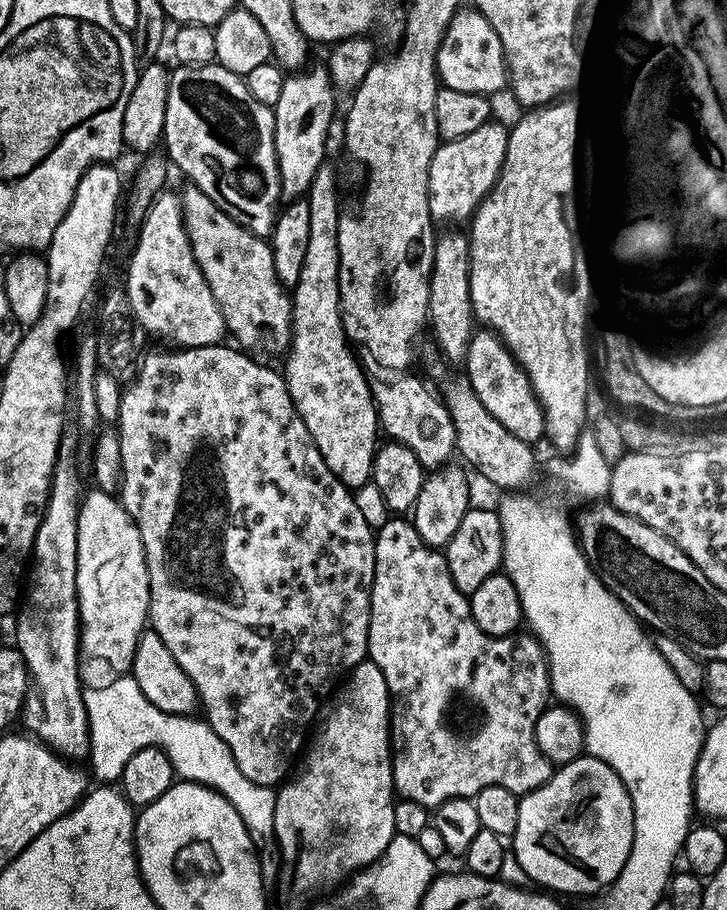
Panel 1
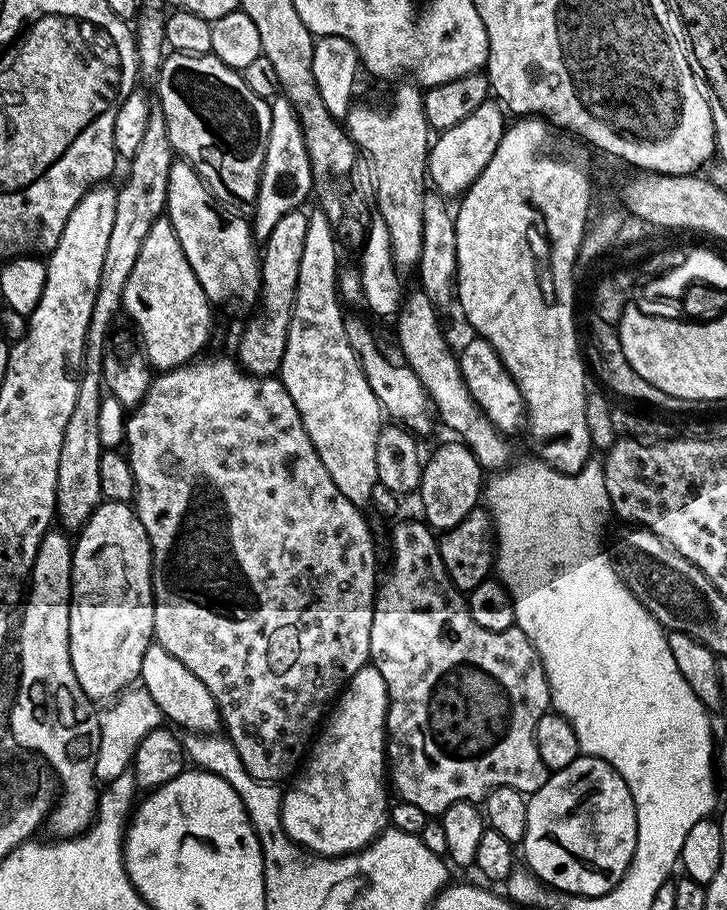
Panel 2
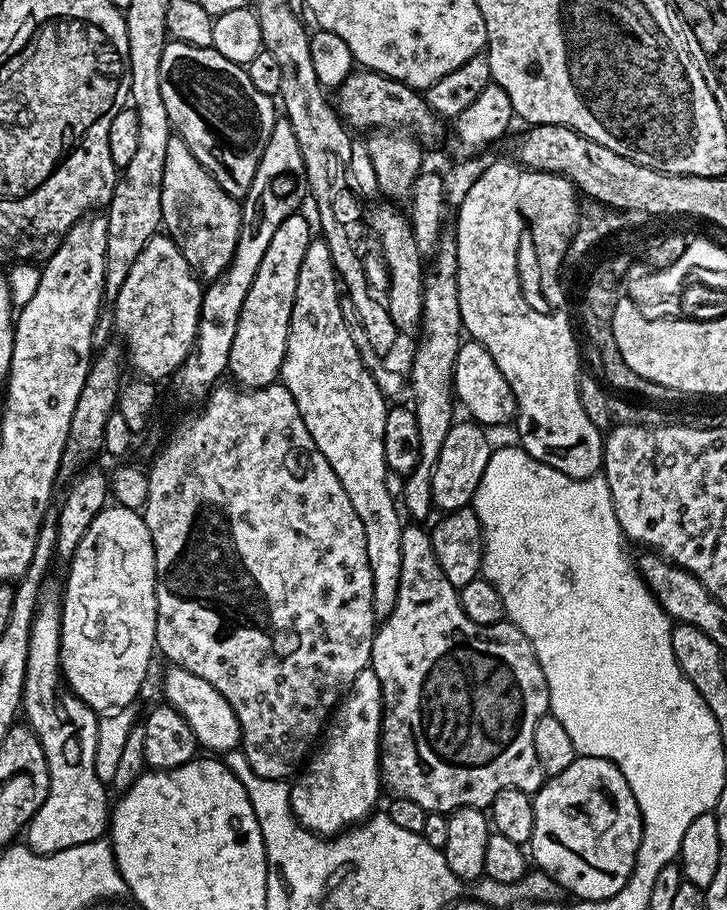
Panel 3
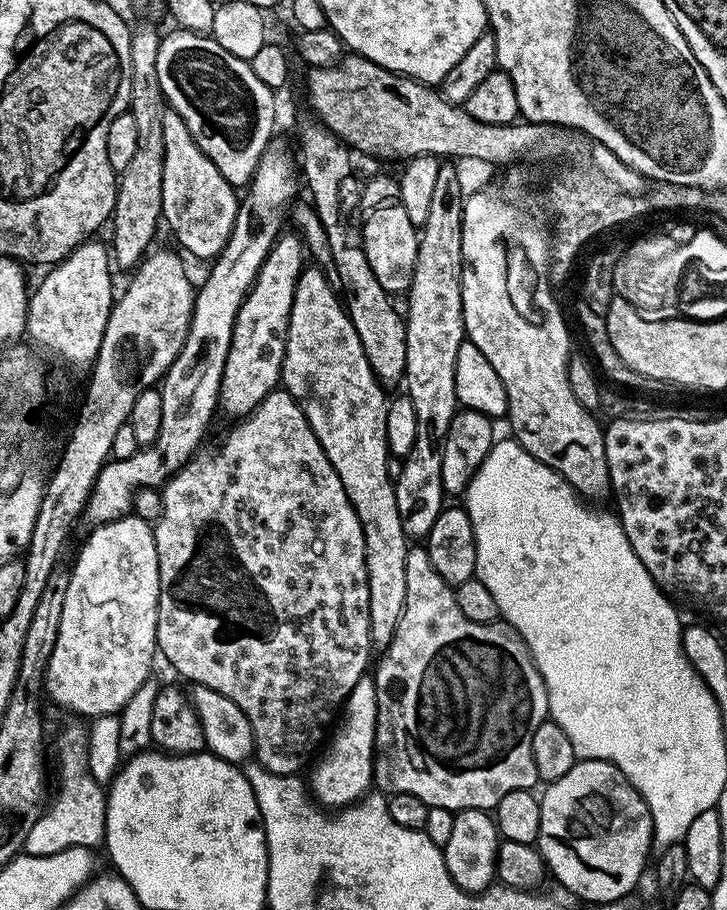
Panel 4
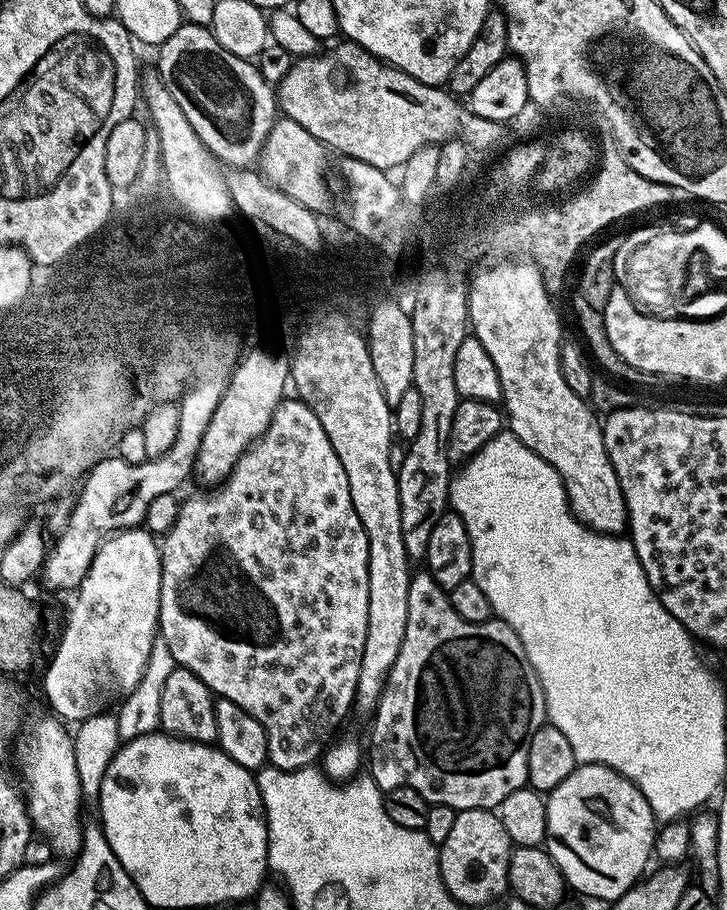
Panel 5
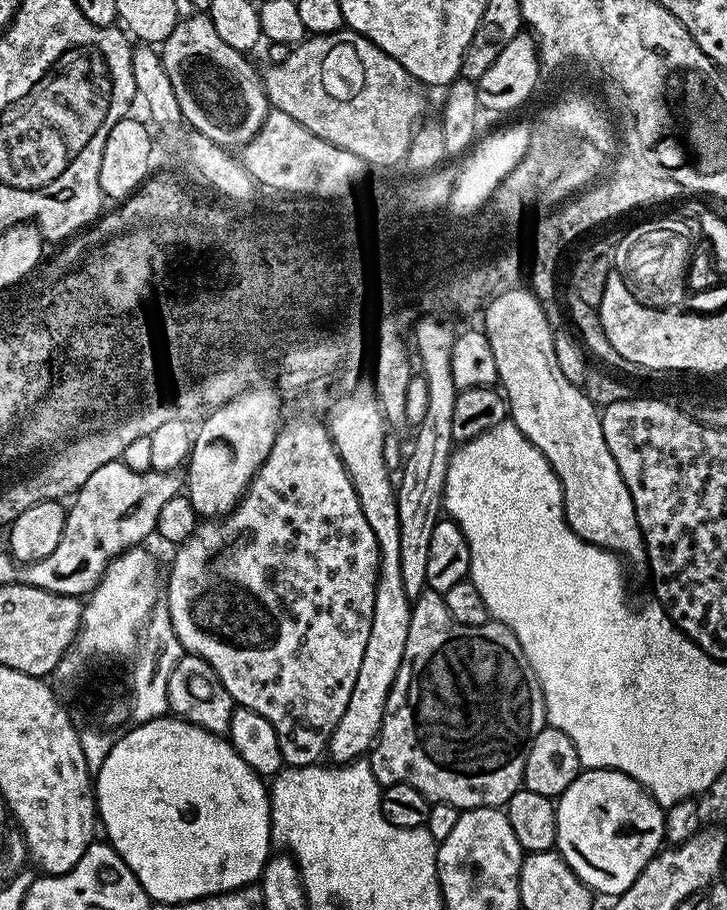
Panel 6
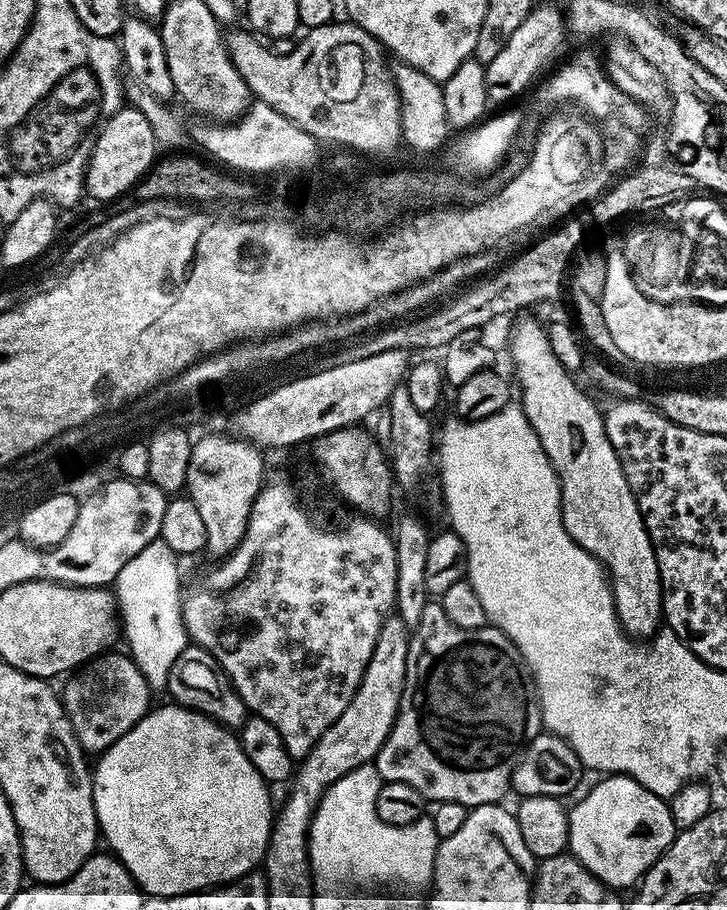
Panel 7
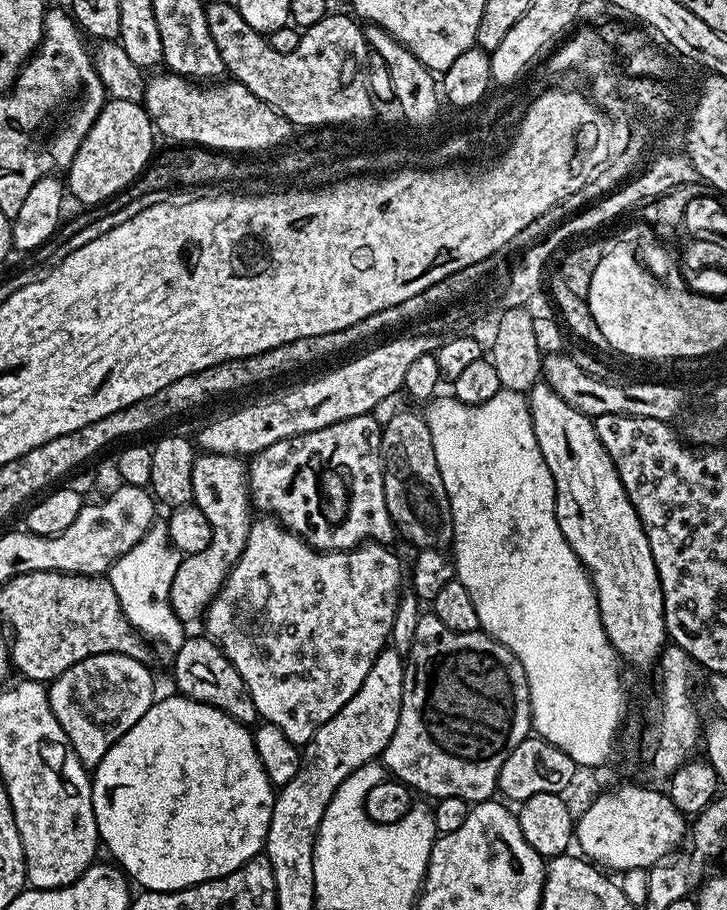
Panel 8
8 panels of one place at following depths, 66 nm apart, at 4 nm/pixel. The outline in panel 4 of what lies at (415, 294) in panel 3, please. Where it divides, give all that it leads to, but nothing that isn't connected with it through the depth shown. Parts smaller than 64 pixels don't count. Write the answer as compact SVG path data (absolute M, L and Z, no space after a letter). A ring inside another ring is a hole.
M369 179L366 186L368 200L372 200L372 204L368 204L363 210L366 218L364 225L359 225L358 228L366 262L370 262L370 270L374 270L374 278L378 278L378 286L382 286L382 290L386 290L389 294L407 293L415 272L415 263L418 262L420 244L418 225L410 222L409 216L406 215L406 206L402 206L400 200L392 203L392 200L388 200L388 196L380 196L380 192L388 188L388 184L380 184L380 188L376 188L376 184Z

